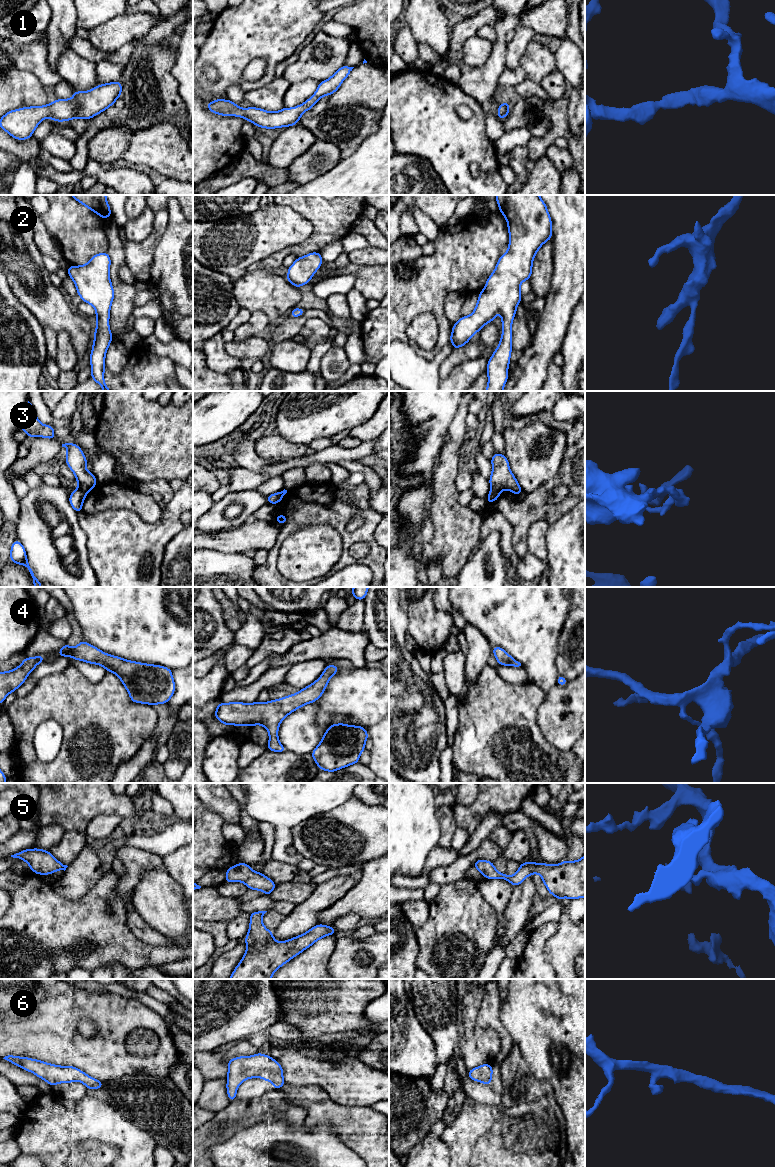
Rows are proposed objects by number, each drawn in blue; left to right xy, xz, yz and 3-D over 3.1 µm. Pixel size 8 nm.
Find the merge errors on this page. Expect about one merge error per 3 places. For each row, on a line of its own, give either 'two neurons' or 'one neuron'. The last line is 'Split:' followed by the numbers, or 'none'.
1: one neuron
2: one neuron
3: two neurons
4: one neuron
5: one neuron
6: one neuron
Split: 3

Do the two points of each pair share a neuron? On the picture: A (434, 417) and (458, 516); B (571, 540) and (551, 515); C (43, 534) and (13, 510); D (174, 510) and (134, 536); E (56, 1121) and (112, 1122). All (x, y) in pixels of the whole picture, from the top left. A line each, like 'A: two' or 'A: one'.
A: two
B: two
C: two
D: one
E: one

